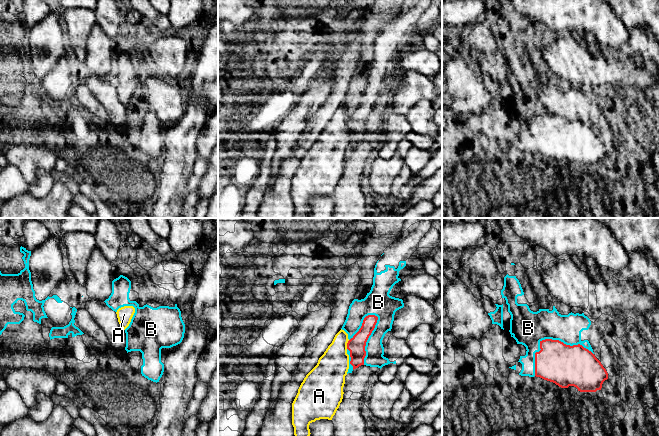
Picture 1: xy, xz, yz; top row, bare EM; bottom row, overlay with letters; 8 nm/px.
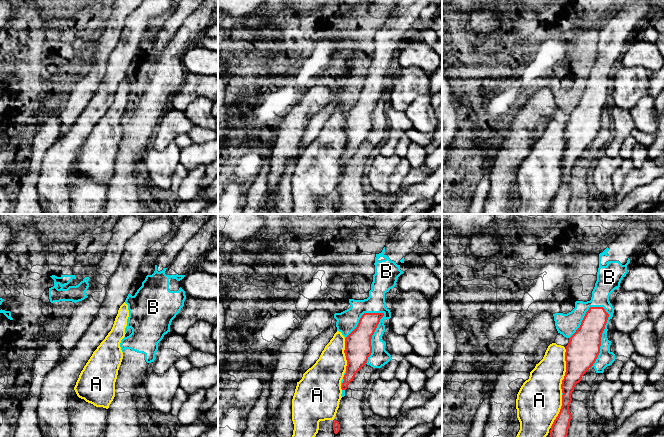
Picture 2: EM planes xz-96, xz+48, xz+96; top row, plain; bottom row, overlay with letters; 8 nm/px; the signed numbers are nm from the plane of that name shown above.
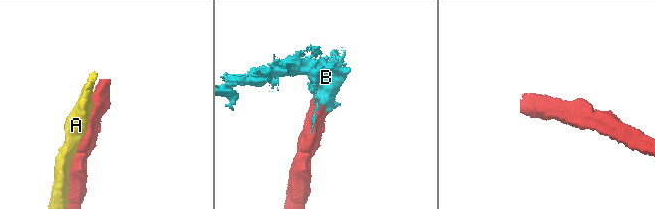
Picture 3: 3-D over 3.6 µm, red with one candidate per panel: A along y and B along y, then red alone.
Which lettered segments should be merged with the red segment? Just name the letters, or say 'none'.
B

